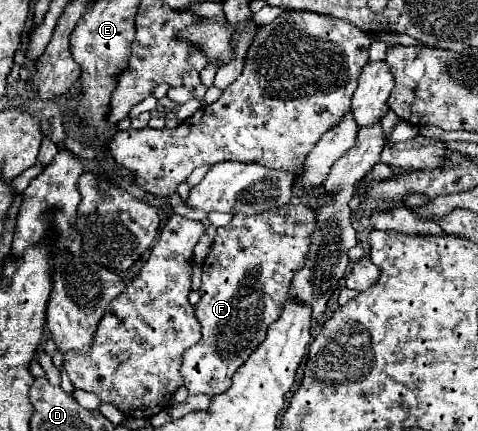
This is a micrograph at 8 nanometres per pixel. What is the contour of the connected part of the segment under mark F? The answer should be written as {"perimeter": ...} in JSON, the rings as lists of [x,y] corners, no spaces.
{"perimeter":[[[301,202],[259,216],[235,214],[229,226],[217,228],[213,248],[203,264],[203,296],[195,306],[195,316],[203,326],[201,340],[185,352],[181,366],[189,394],[217,396],[229,388],[233,372],[265,340],[269,324],[281,314],[291,278],[305,266],[315,228],[315,210]]]}

